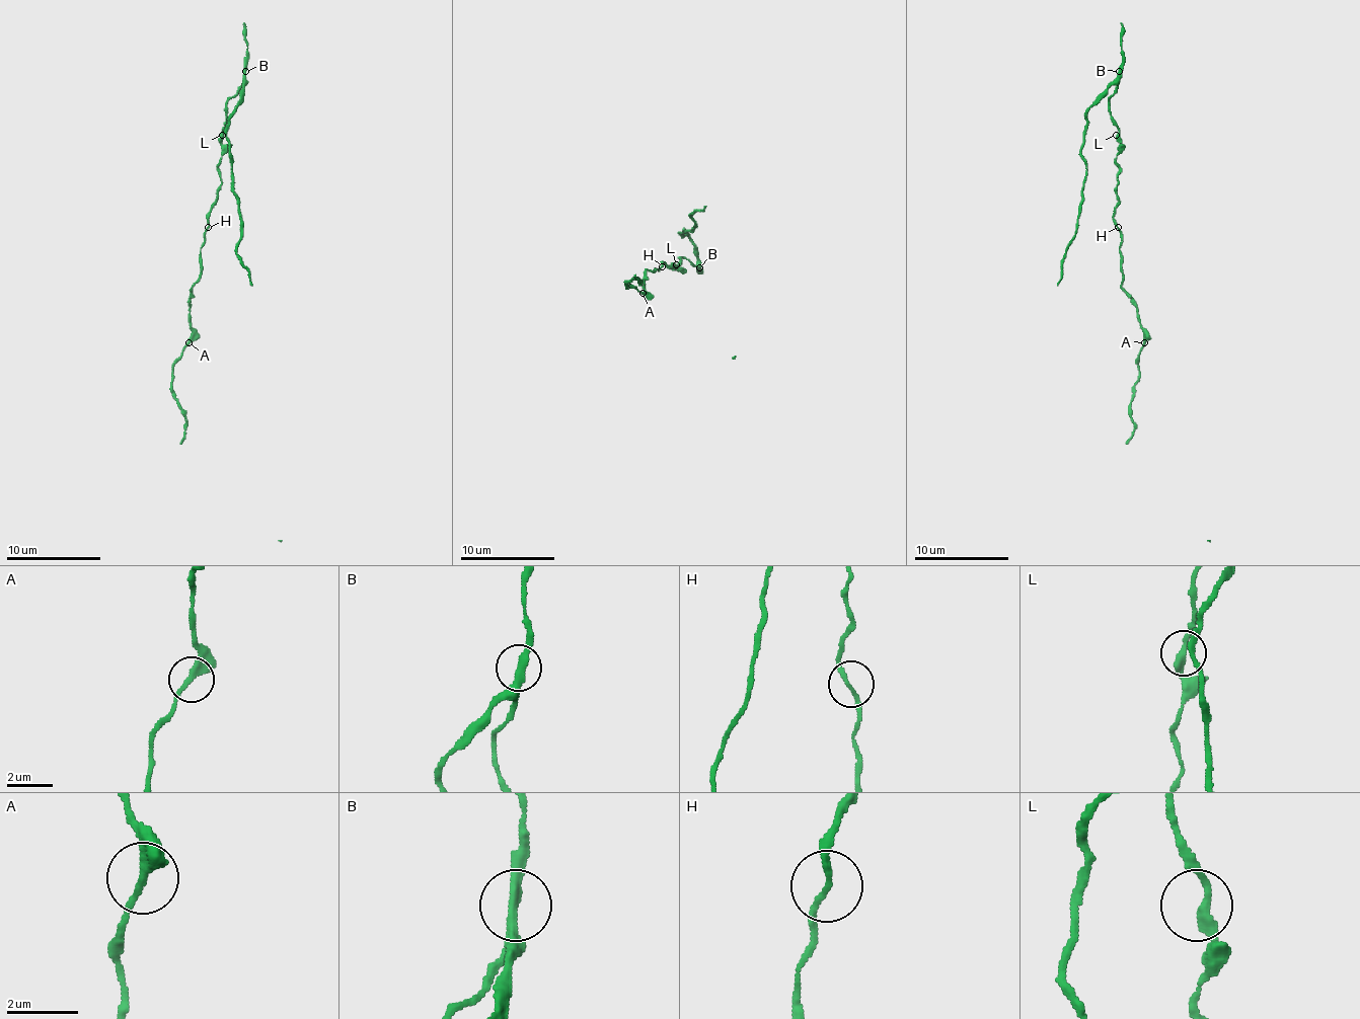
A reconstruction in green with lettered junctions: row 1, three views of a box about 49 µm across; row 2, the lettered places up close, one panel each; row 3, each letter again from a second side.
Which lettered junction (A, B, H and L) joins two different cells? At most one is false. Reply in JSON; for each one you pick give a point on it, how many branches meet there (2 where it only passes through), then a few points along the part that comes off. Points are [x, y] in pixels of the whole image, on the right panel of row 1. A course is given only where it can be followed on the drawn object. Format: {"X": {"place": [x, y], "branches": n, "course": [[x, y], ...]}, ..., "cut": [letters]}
{"B": {"place": [1119, 71], "branches": 2, "course": [[1118, 71], [1118, 78], [1087, 110], [1080, 151], [1085, 181], [1078, 229], [1057, 286]]}, "cut": ["B"]}

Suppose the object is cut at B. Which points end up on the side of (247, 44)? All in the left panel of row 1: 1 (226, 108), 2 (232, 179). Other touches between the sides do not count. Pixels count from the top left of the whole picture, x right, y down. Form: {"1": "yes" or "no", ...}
{"1": "yes", "2": "no"}

